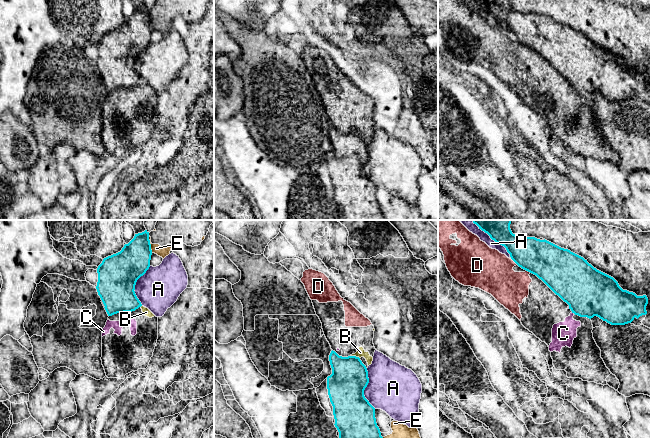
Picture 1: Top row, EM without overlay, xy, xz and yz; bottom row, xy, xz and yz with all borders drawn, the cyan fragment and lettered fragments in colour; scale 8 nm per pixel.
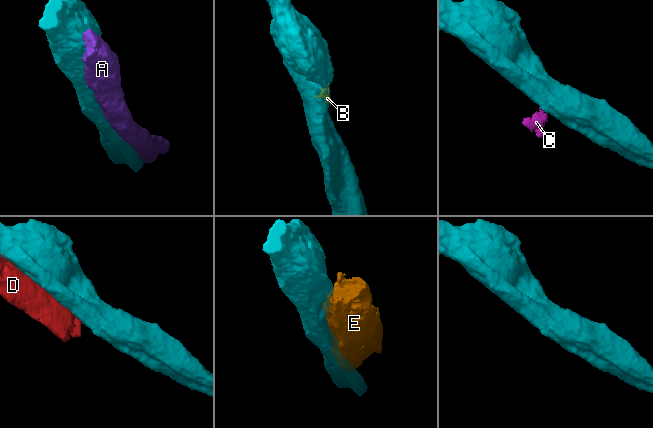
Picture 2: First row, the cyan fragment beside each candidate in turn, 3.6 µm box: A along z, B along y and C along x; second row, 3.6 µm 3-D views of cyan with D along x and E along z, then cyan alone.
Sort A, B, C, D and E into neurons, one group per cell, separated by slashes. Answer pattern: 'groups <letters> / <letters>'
groups A / B C D / E

